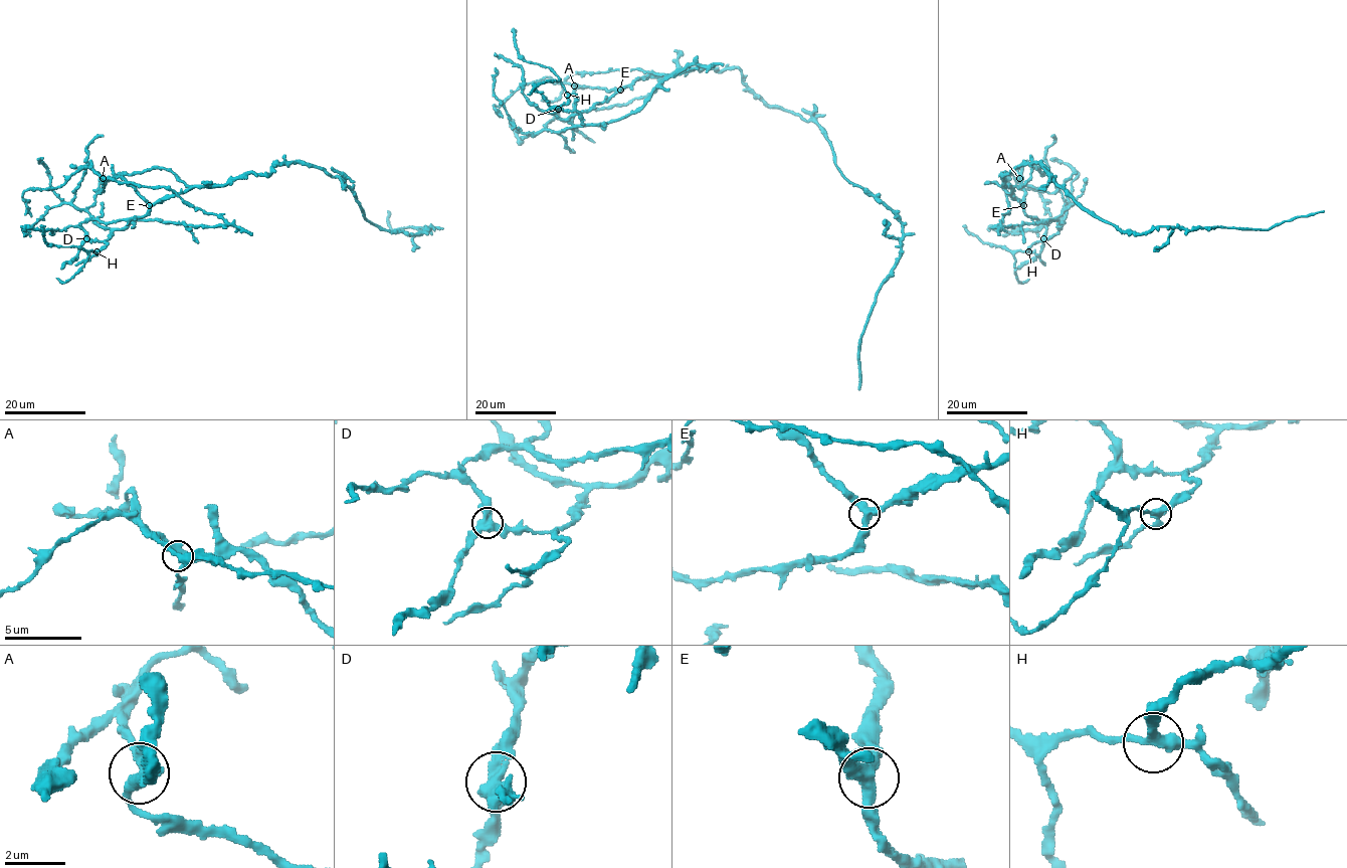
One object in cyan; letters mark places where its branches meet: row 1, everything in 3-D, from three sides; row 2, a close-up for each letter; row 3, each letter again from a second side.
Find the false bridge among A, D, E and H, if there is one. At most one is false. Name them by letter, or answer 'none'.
D

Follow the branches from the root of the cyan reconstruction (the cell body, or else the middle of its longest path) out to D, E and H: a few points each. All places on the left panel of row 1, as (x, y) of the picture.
D: (270, 173), (244, 174), (223, 185), (166, 195), (142, 216), (111, 222), (86, 219), (80, 224), (86, 238)
E: (270, 173), (244, 174), (231, 178), (223, 185), (191, 187), (149, 205)
H: (270, 173), (166, 195), (142, 216), (86, 219), (80, 227), (87, 237), (108, 244), (97, 251)

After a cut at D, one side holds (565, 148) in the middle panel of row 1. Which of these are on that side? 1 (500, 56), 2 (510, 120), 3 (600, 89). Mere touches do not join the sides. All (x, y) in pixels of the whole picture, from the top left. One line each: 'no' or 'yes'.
1: no
2: yes
3: no

